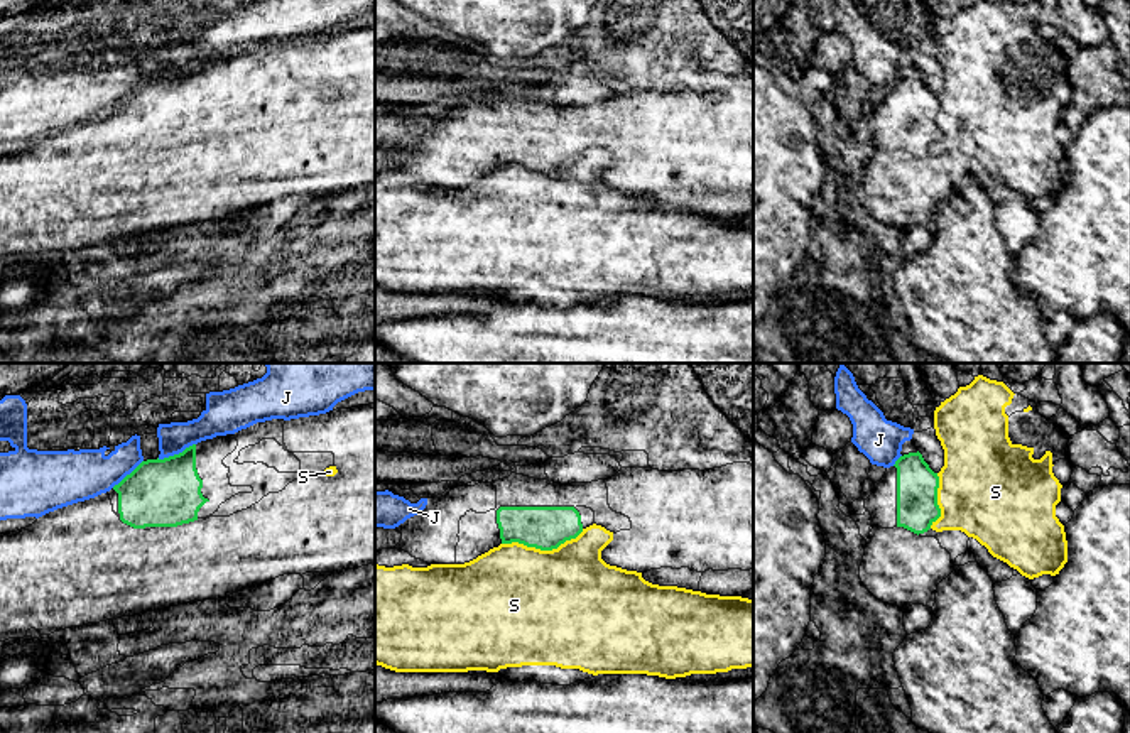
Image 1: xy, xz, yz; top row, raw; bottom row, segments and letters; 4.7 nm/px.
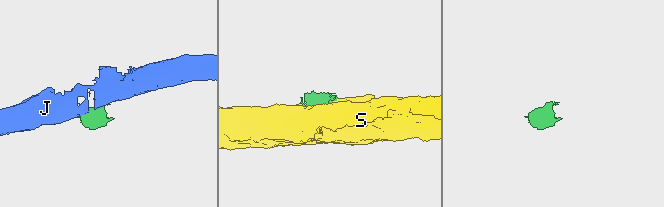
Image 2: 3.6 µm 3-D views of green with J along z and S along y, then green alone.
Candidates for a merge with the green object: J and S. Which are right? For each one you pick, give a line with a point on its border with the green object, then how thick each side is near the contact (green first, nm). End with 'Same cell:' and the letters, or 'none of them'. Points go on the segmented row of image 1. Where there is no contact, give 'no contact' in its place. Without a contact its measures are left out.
Same cell: none of them

